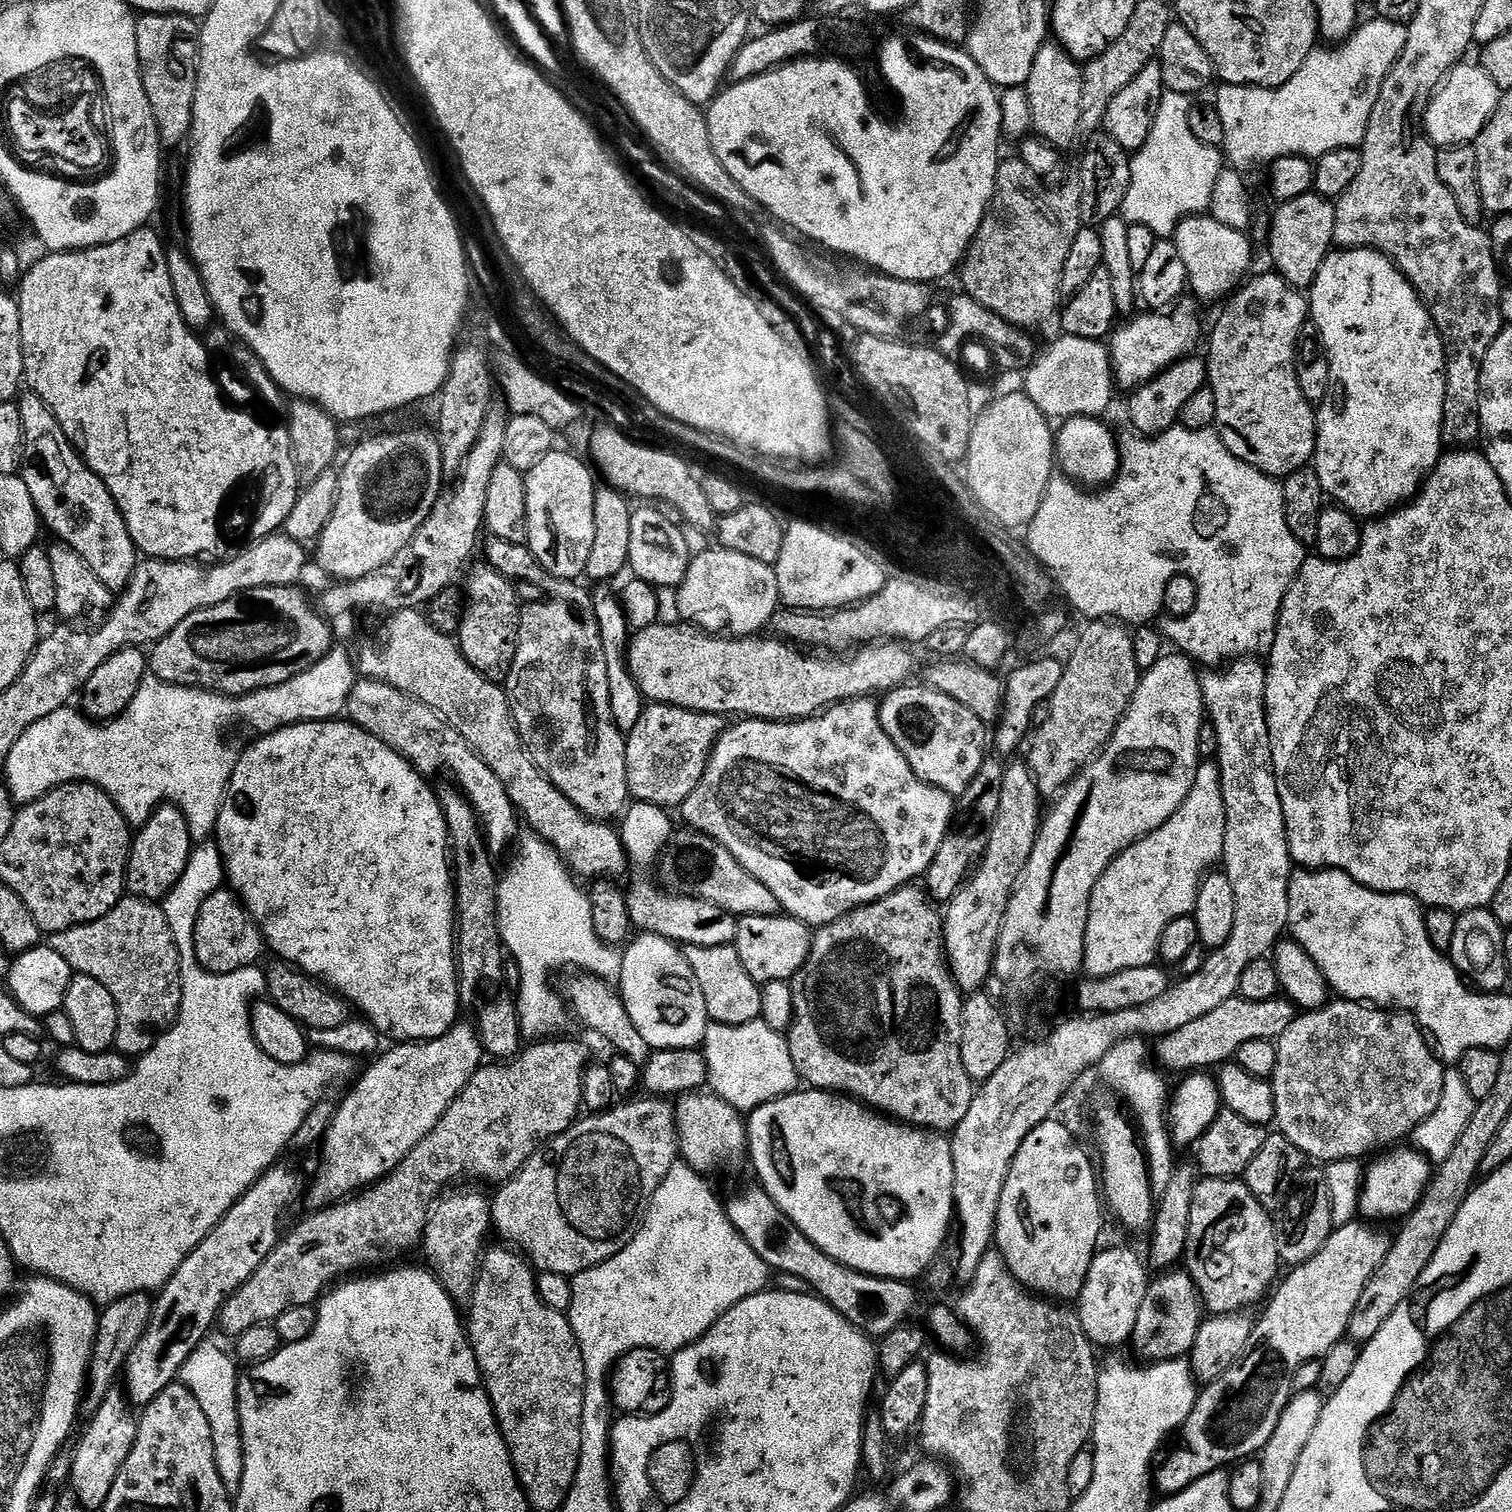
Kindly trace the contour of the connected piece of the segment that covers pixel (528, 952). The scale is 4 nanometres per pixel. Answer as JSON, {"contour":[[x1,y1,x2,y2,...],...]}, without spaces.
{"contour":[[528,834,520,844,516,857,512,860,512,869,508,877,501,879,498,884,498,907,500,910,500,938,506,945,507,951,516,959,520,967,520,996,515,997,516,1014,520,1018,520,1031,525,1037,544,1038,555,1028,564,1024,564,1010,566,1004,554,989,548,985,552,972,564,968,569,964,578,968,581,973,597,976,603,981,612,982,617,979,622,970,622,956,613,945,600,940,595,933,593,919,591,918,591,902,589,893,575,884,573,873,562,857,539,836]]}

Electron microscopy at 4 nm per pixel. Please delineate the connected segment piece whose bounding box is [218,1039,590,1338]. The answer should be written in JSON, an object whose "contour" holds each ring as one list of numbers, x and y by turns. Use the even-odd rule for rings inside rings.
{"contour":[[551,1040,533,1043,536,1044,533,1048,525,1047,511,1063,492,1062,489,1068,488,1065,481,1066,468,1085,456,1095,455,1102,445,1110,438,1126,434,1126,434,1130,430,1130,430,1134,426,1134,426,1138,422,1138,422,1142,418,1142,418,1146,406,1154,391,1176,385,1176,347,1202,337,1202,315,1211,312,1214,314,1216,302,1221,289,1236,287,1233,264,1259,262,1266,258,1266,256,1273,237,1292,232,1293,224,1304,218,1324,224,1327,225,1334,235,1338,250,1330,250,1326,272,1324,292,1308,315,1305,326,1290,331,1289,341,1278,359,1273,356,1272,359,1268,375,1269,372,1268,375,1264,384,1264,410,1251,415,1244,417,1247,424,1238,428,1211,437,1197,449,1187,447,1184,451,1176,481,1176,484,1180,507,1182,524,1169,528,1159,541,1146,555,1140,577,1123,584,1103,584,1072,590,1065,588,1052,572,1040]]}

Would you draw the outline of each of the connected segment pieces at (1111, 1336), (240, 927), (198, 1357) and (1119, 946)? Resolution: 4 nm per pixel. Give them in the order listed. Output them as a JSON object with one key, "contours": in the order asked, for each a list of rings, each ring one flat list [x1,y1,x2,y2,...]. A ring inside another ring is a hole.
{"contours":[[[1128,1248,1097,1251,1092,1260,1084,1289,1080,1291,1078,1315,1082,1330,1093,1345,1116,1348,1131,1341,1134,1322,1138,1322,1138,1310,1142,1310,1142,1298,1150,1283,1150,1276,1144,1273,1145,1261,1141,1257,1140,1260]],[[231,890,210,894,206,902,202,902,192,931,192,941,196,947,196,961,215,976,243,972,244,969,253,967,260,956,260,944,262,948,260,929,250,919,236,893]],[[205,1342,194,1350,194,1354,190,1354,178,1380,190,1390,190,1394,194,1394,194,1398,198,1398,198,1406,202,1406,202,1414,206,1414,206,1422,210,1424,218,1474,225,1488,235,1490,240,1486,244,1469,244,1443,240,1433,240,1411,236,1405,238,1364,229,1353,228,1356,222,1349,215,1348,212,1342]],[[1208,762,1201,763,1196,769,1196,777,1194,778,1194,786,1190,790,1190,794,1186,794,1186,802,1182,802,1182,806,1174,815,1162,826,1158,826,1158,830,1154,830,1150,835,1144,836,1141,840,1137,840,1119,856,1117,860,1113,860,1112,865,1098,878,1098,882,1092,891,1092,897,1088,903,1088,917,1086,918,1086,934,1084,935,1084,967,1083,971,1089,977,1109,976,1110,974,1118,974,1127,968,1137,968,1138,966,1146,966,1147,964,1156,964,1158,953,1160,952,1160,939,1166,926,1170,926,1172,922,1180,917,1191,917,1196,911,1196,895,1200,889,1200,883,1203,882,1206,873,1215,869,1221,863,1224,855,1224,839,1226,838,1226,806,1222,798,1222,782,1220,781,1219,763]]]}

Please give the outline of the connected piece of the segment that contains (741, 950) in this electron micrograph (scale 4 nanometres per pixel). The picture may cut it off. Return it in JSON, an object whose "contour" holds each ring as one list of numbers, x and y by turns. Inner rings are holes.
{"contour":[[787,914,774,916,741,916,736,925,735,946,746,974,761,986,783,980,791,981,802,970,812,949,813,933,809,925]]}

